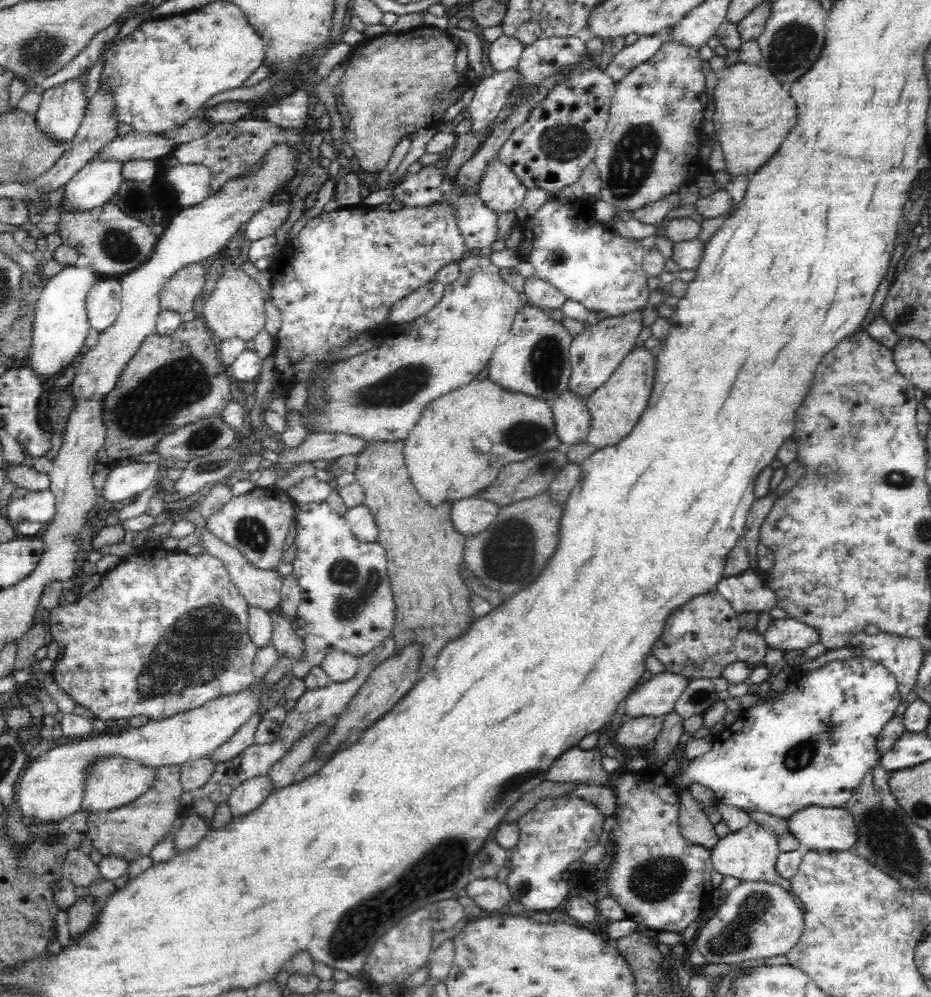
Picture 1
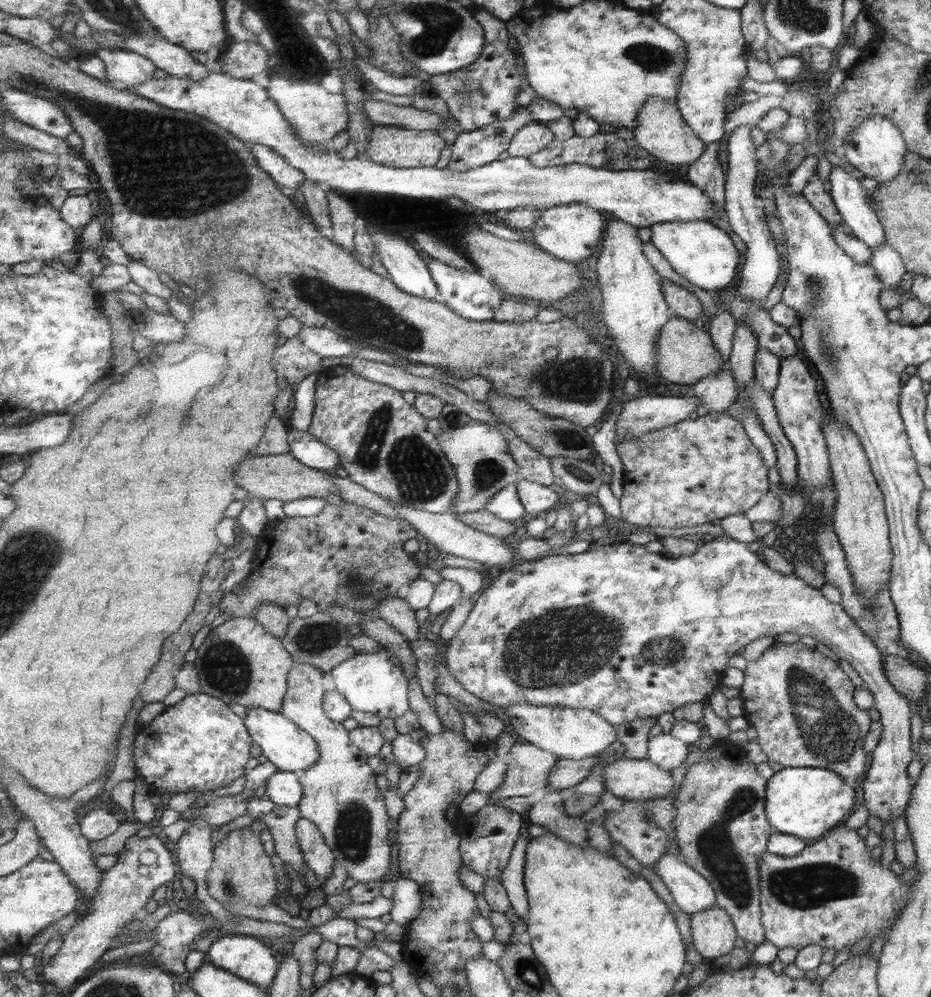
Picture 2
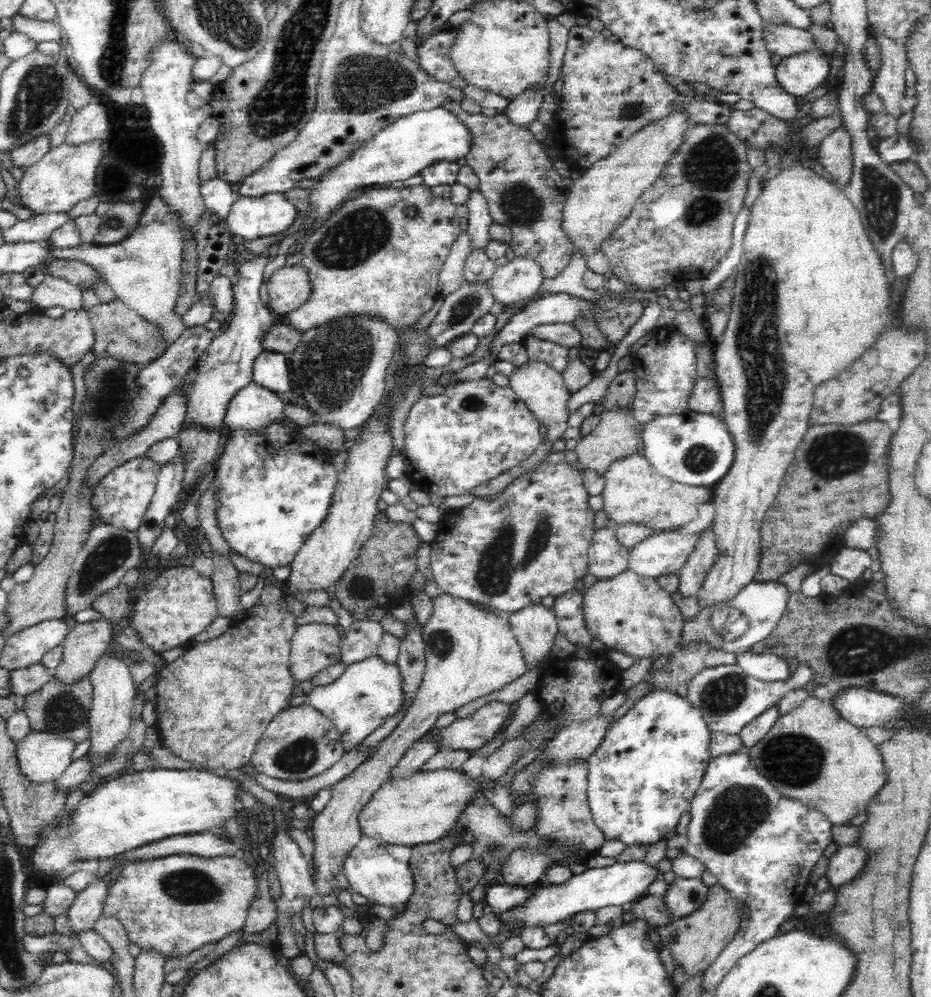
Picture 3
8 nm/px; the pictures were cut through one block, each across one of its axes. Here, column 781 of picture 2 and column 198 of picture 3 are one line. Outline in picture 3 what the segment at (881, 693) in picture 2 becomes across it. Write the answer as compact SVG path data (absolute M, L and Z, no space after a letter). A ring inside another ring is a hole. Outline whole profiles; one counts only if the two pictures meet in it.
M182 566L176 570L168 570L156 578L154 584L144 586L148 592L140 592L134 610L134 628L140 638L144 638L146 646L156 654L164 654L166 650L184 646L190 638L202 634L216 618L220 618L216 598L212 594L212 580L198 576L192 568Z

